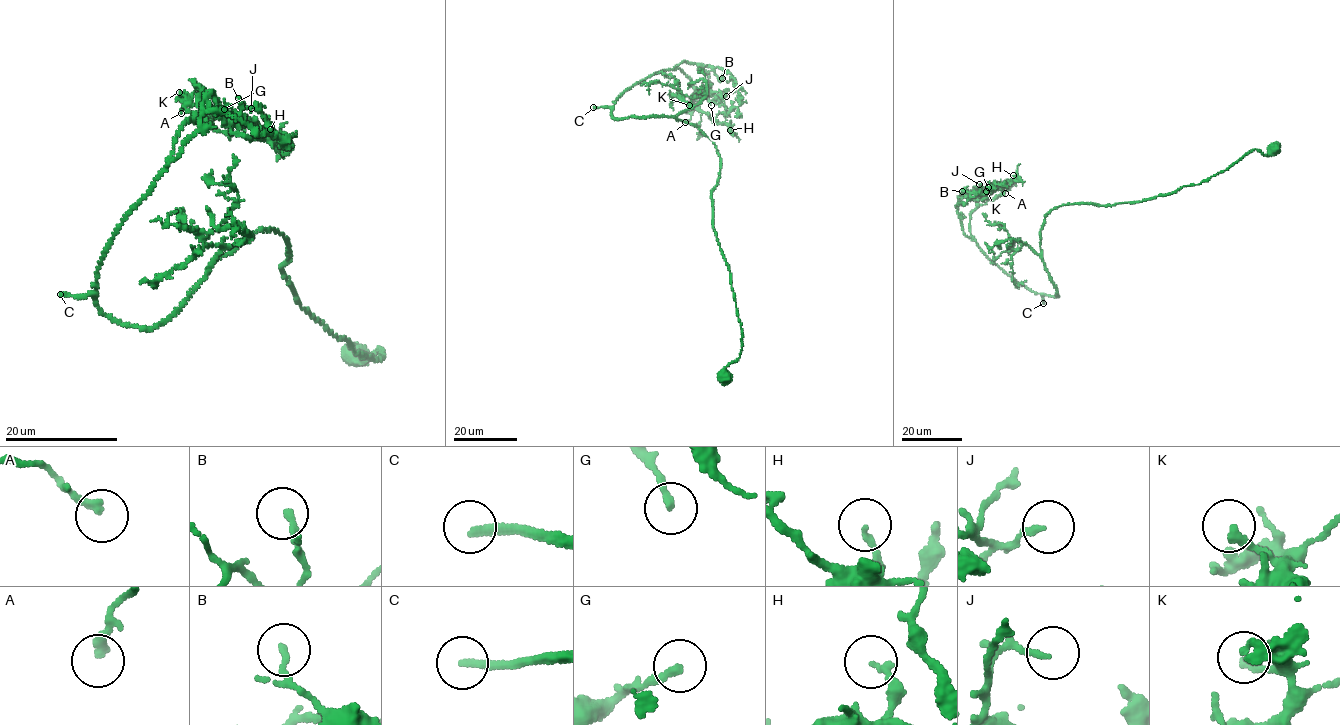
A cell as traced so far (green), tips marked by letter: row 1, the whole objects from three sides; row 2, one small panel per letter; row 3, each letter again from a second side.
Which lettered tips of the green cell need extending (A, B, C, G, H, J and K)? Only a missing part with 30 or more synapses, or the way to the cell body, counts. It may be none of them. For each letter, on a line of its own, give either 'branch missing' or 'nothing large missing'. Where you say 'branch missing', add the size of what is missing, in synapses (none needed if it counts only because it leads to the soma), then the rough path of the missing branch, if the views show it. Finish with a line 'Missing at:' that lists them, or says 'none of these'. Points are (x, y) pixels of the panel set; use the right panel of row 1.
A: nothing large missing
B: nothing large missing
C: branch missing; about 350 synapses; missing branch runs (1043, 303), (1047, 328), (1039, 341), (999, 336), (1003, 320), (1028, 313), (1053, 308), (1067, 319)
G: nothing large missing
H: nothing large missing
J: nothing large missing
K: nothing large missing
Missing at: C

